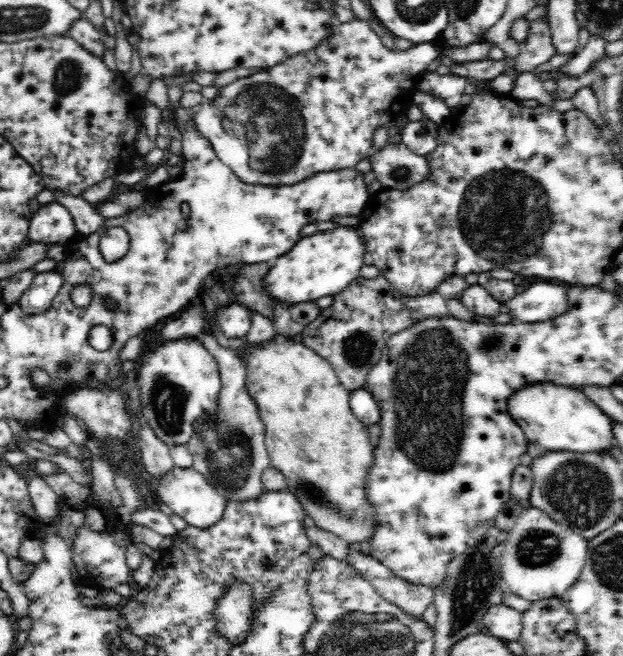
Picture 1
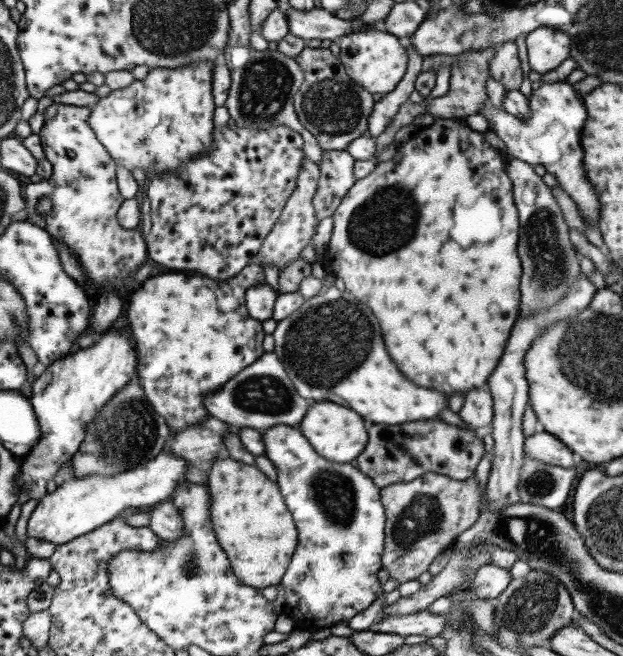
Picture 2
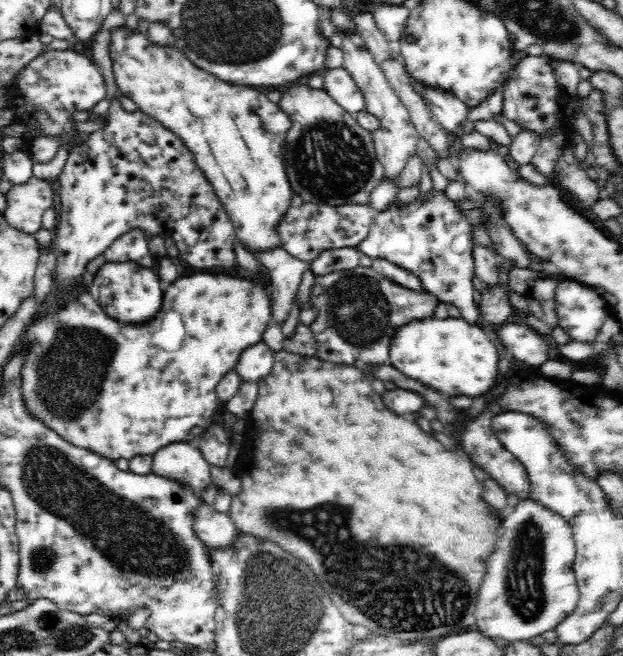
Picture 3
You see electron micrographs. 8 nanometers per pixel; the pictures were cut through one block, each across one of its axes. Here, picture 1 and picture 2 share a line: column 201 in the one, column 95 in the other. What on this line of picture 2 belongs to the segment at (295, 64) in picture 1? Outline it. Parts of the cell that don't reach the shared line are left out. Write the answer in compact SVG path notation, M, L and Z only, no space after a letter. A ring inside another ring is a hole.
M201 60L179 68L153 68L143 80L113 90L101 98L89 116L89 126L109 156L129 172L141 168L145 176L153 170L179 168L193 156L209 150L213 140L213 60Z

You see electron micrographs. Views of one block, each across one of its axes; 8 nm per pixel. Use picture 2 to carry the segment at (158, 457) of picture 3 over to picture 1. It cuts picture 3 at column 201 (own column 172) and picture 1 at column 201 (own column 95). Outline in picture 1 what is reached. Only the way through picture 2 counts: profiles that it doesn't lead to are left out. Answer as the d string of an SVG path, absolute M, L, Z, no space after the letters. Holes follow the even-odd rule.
M172 468L170 472L166 472L164 478L160 480L158 494L162 502L174 510L174 514L182 516L188 522L188 526L196 526L196 528L212 528L212 524L220 522L226 502L228 502L216 490L216 486L210 480L206 480L204 474L196 472L194 468Z

